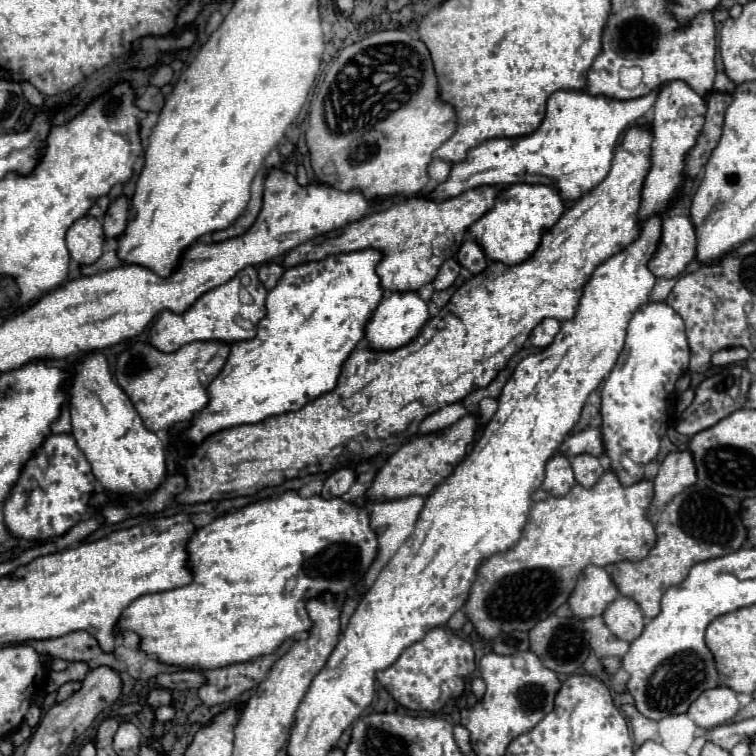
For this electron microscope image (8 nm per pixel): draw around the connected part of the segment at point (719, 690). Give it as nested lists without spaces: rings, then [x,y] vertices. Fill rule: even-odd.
[[[713,687],[703,691],[689,707],[687,715],[691,721],[695,721],[703,729],[713,729],[721,723],[727,723],[733,719],[733,715],[739,711],[737,693],[729,687]]]

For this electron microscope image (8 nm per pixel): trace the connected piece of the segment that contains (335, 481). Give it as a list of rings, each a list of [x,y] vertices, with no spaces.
[[[337,469],[333,471],[323,485],[321,497],[331,499],[331,497],[341,497],[343,493],[349,491],[349,487],[355,483],[355,471],[353,469]]]

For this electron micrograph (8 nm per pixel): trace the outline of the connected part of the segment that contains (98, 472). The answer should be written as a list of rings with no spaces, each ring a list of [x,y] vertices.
[[[93,353],[75,365],[67,393],[73,425],[71,435],[105,491],[121,497],[139,497],[155,491],[167,477],[167,445],[153,431],[145,429],[129,397],[113,383],[103,353]]]

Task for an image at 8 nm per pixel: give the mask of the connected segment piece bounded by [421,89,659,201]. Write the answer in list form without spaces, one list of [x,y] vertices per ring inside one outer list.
[[[659,89],[639,99],[617,101],[593,97],[587,91],[557,91],[549,97],[545,119],[535,133],[513,139],[489,139],[477,145],[467,153],[465,161],[451,165],[447,181],[437,183],[421,197],[443,201],[481,185],[505,187],[513,183],[527,183],[557,187],[563,201],[575,201],[595,189],[607,177],[613,149],[621,133],[655,105],[657,95]]]

